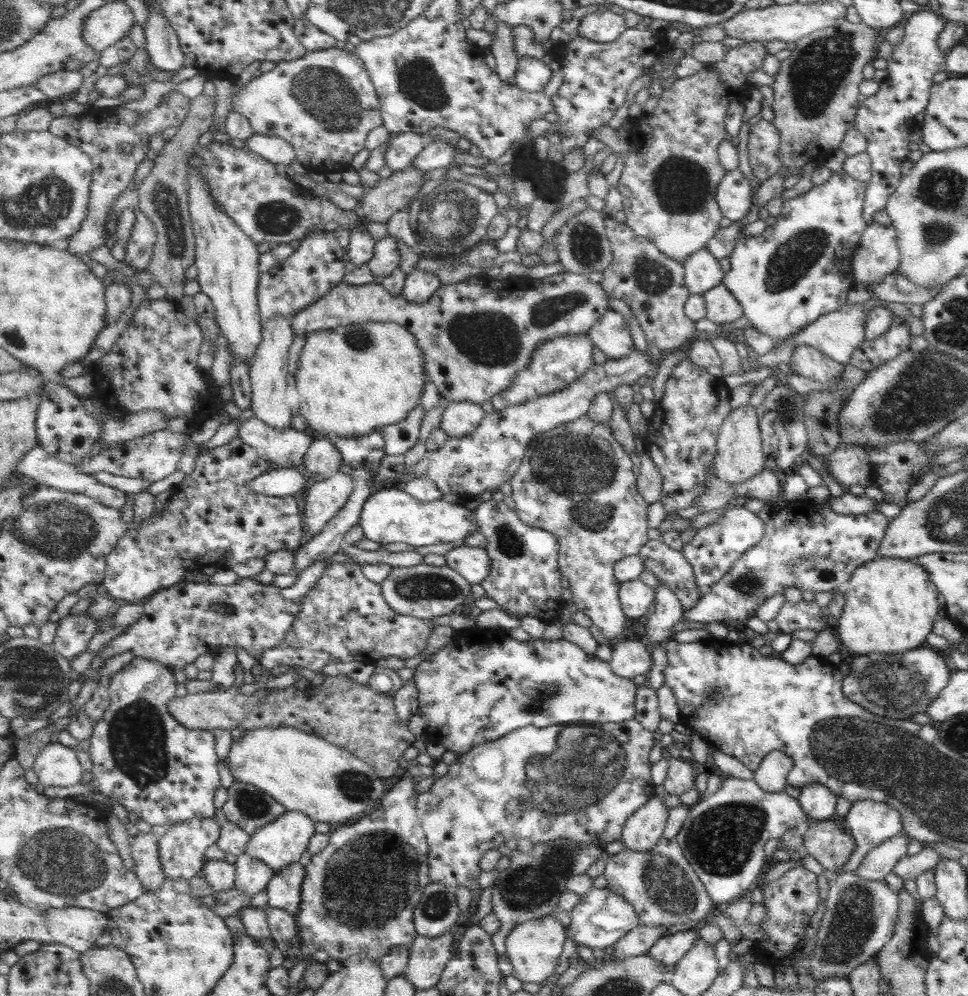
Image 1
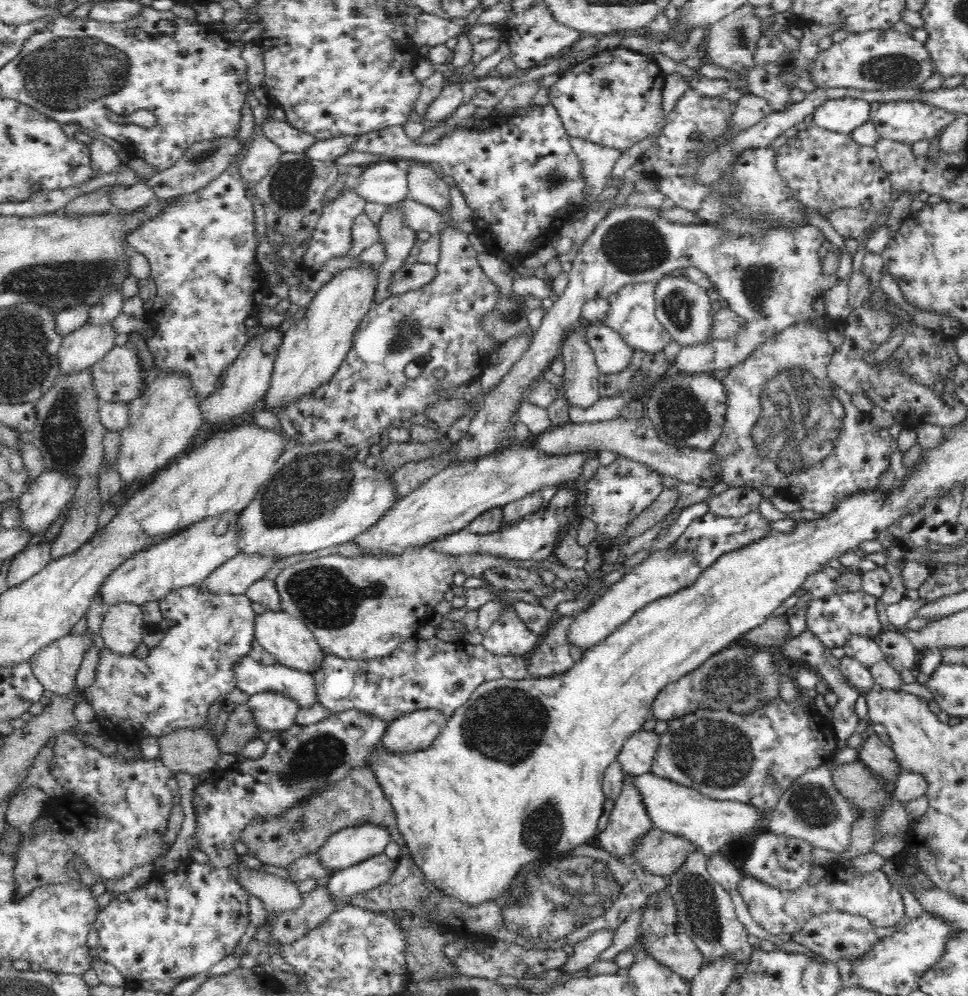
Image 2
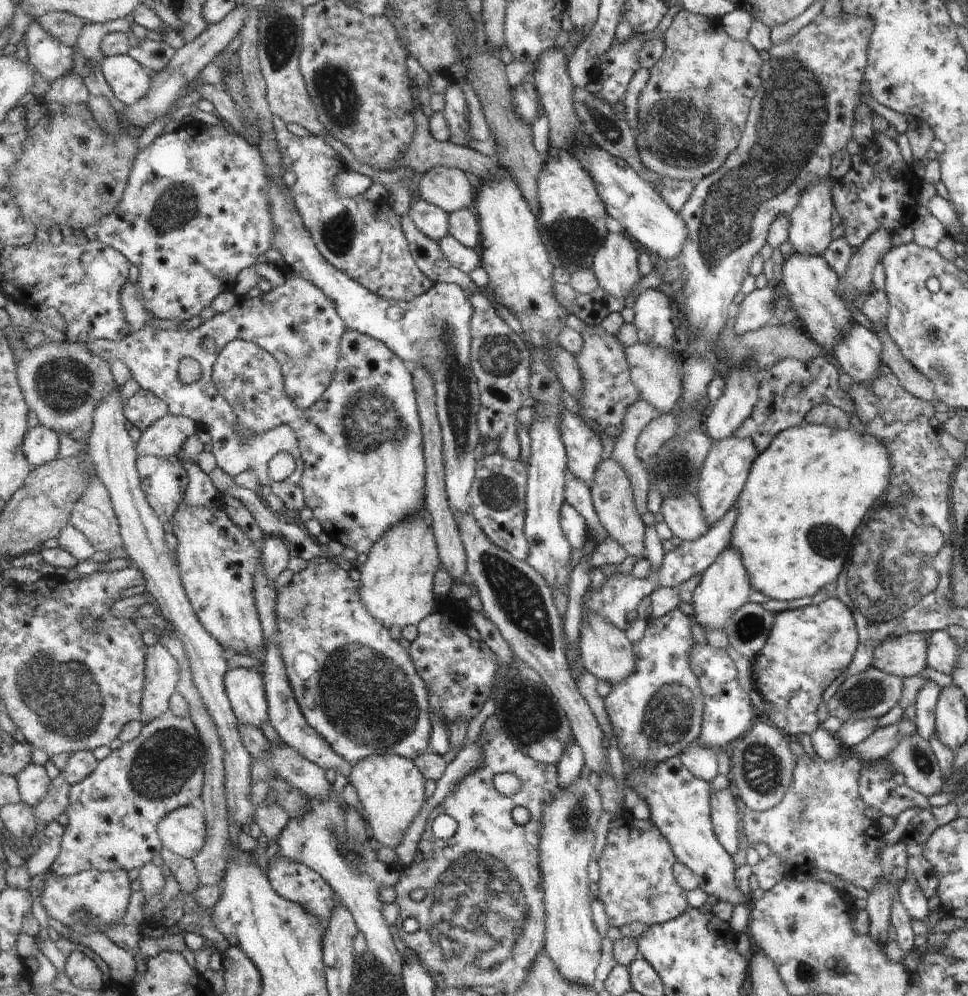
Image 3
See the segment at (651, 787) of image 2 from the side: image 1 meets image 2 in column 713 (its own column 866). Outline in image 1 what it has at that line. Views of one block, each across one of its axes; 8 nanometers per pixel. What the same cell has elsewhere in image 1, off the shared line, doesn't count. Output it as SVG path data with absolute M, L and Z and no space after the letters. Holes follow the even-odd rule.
M871 799L853 801L845 816L839 820L839 823L846 829L851 837L853 837L853 841L855 841L855 850L853 850L851 856L849 856L847 863L841 866L839 870L835 870L835 873L855 870L868 850L875 848L875 846L881 844L881 841L895 836L895 833L899 833L899 831L902 830L899 813L894 808L887 806L886 802L875 802Z

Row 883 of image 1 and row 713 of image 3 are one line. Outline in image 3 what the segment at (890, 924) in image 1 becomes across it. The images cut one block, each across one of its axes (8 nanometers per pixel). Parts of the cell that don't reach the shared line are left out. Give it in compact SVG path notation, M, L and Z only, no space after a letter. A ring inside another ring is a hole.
M871 666L859 674L847 676L837 687L835 693L825 702L828 716L833 716L841 722L853 720L867 720L867 718L881 718L895 704L898 704L902 689L902 678L892 674L885 674Z

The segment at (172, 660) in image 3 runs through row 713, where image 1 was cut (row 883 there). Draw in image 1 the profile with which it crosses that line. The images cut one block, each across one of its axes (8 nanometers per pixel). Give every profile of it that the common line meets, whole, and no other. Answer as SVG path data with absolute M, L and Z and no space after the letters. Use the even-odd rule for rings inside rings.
M140 833L130 838L131 856L134 859L134 871L149 891L161 888L167 882L163 871L159 838L150 833Z

